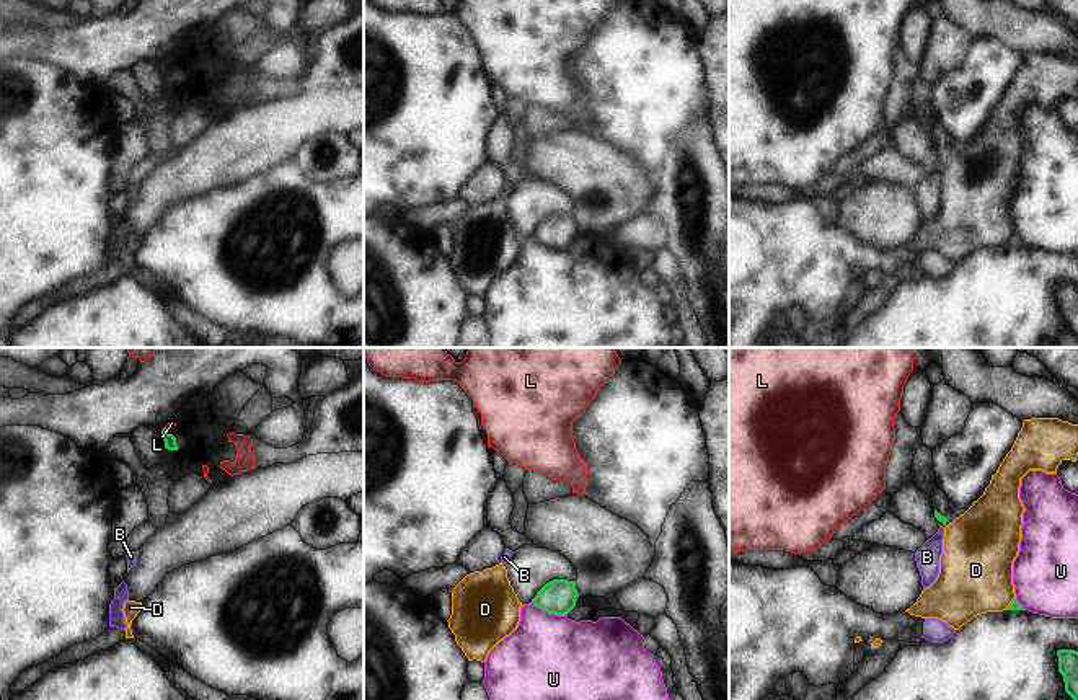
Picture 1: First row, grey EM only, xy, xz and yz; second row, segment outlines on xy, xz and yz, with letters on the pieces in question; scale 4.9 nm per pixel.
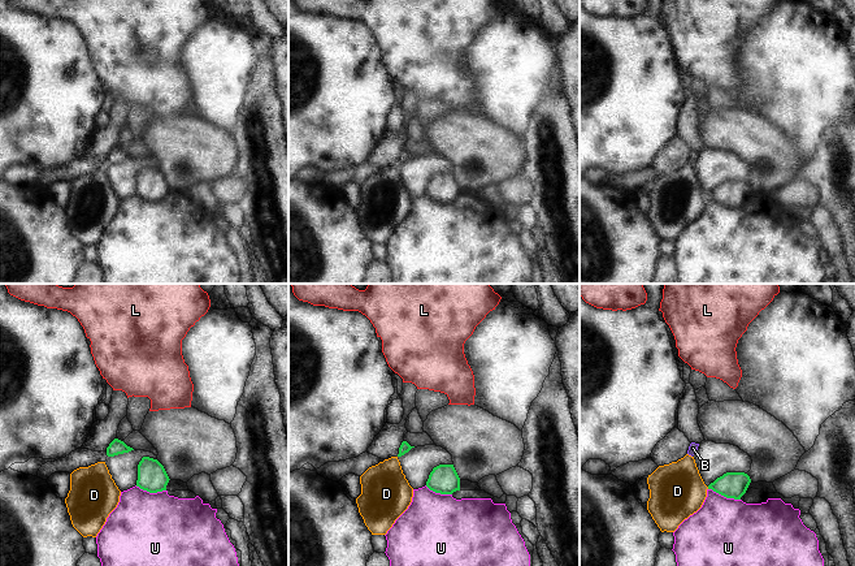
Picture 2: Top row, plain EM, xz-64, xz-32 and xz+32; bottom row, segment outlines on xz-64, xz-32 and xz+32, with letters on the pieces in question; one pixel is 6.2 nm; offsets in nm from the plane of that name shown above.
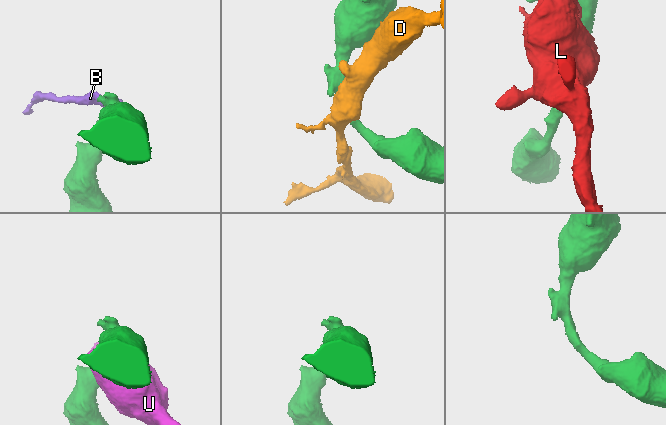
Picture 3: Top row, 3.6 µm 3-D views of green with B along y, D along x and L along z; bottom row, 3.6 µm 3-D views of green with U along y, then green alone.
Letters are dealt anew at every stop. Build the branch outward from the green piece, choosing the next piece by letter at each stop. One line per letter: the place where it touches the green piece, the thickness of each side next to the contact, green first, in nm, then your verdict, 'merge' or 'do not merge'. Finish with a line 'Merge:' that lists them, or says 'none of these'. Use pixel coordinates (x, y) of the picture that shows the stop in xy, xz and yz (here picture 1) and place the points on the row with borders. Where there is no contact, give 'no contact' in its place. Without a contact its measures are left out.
B: no contact; merge
D: contact yz (1010, 604); calibres 50 and 360 nm; do not merge
L: contact xy (168, 426); calibres 60 and 20 nm; do not merge
U: contact xz (550, 612); calibres 170 and 420 nm; do not merge
Merge: B

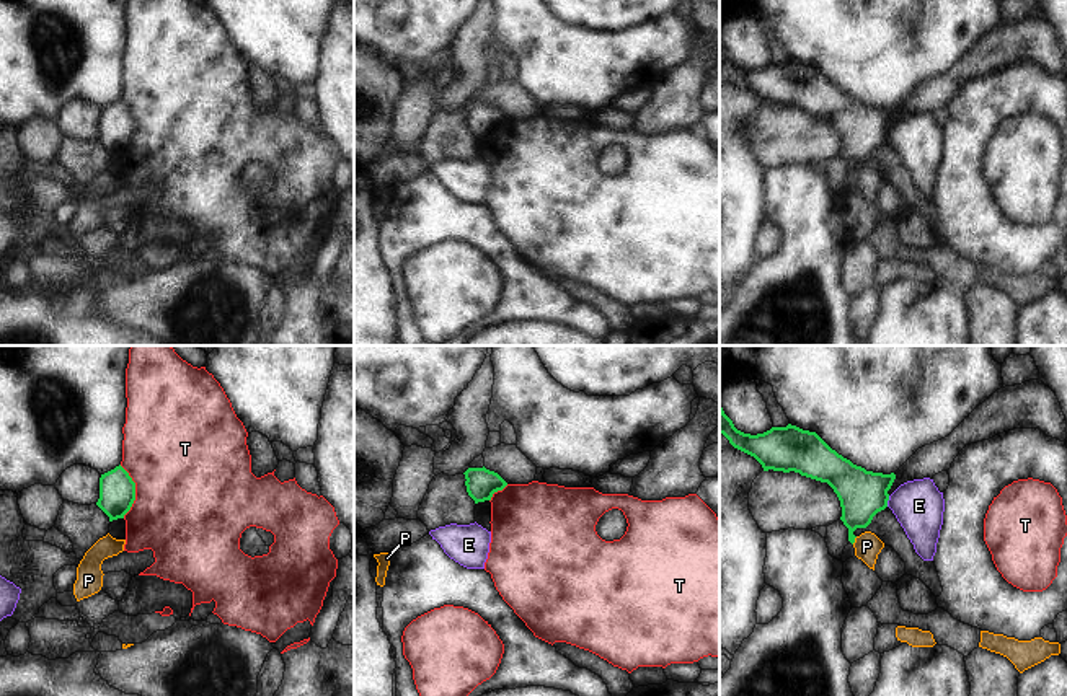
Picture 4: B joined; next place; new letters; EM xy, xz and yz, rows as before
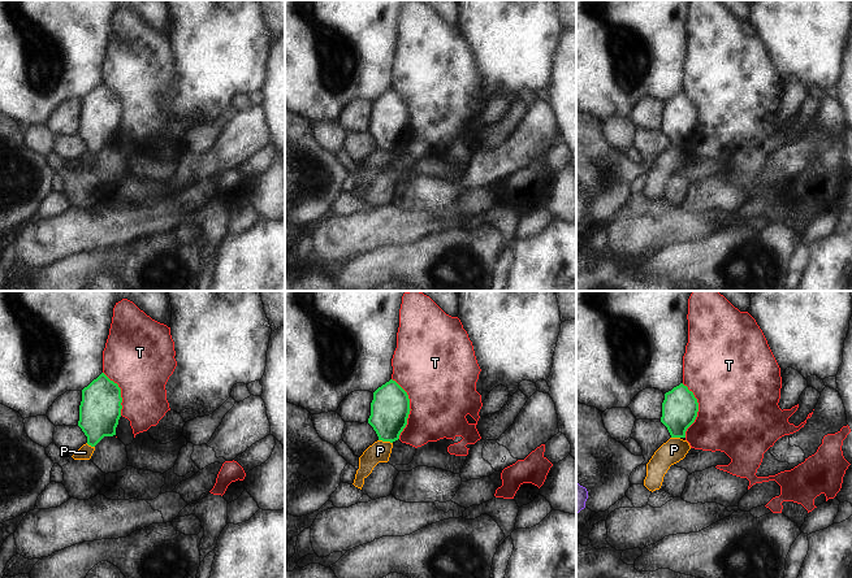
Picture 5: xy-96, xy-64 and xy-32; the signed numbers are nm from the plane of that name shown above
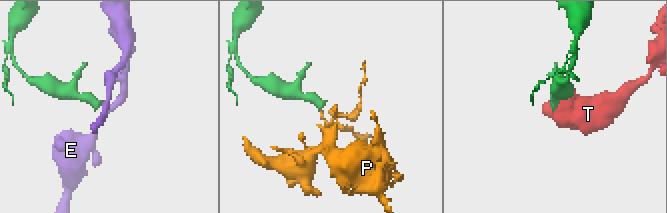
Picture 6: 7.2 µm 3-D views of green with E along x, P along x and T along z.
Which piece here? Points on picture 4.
E: contact yz (888, 499); calibres 240 and 240 nm; do not merge
P: contact yz (854, 540); calibres 240 and 130 nm; do not merge
T: contact xy (134, 491); calibres 180 and 500 nm; do not merge
Merge: none of these

